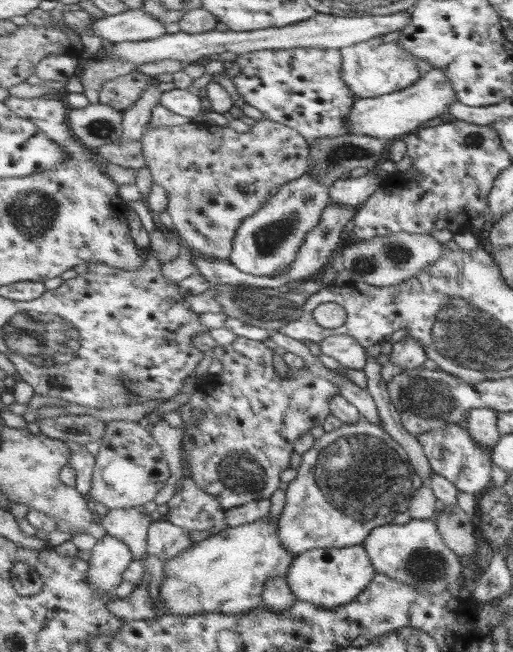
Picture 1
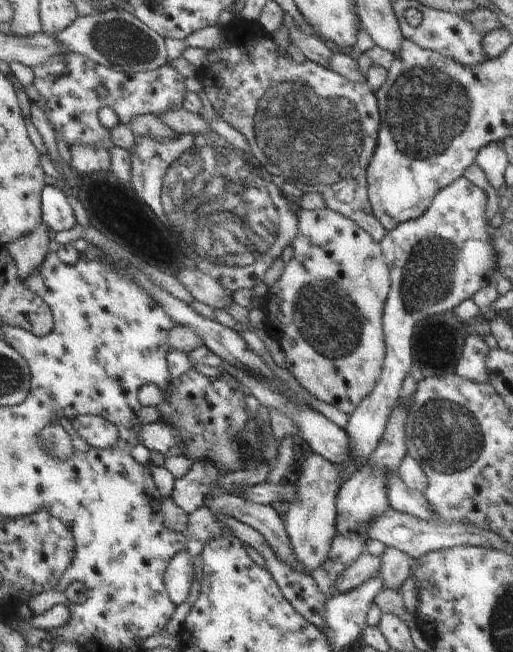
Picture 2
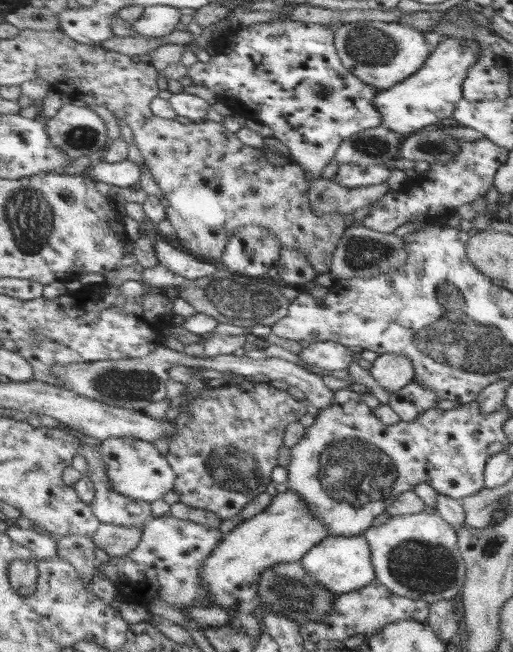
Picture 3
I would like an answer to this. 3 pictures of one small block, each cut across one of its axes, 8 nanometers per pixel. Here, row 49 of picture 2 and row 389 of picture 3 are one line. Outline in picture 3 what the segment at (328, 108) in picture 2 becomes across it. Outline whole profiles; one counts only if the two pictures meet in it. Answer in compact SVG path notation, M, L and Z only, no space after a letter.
M243 380L241 384L225 384L218 388L203 390L195 398L187 400L187 402L181 405L179 415L174 419L175 423L178 424L177 434L170 439L166 454L167 460L170 461L171 466L178 474L174 492L180 497L180 502L193 508L202 508L205 511L210 510L221 520L227 520L227 518L233 518L233 516L239 515L247 503L250 503L257 495L261 495L267 490L267 484L272 481L271 472L279 466L277 458L279 458L279 448L285 442L287 425L299 421L299 418L308 416L307 403L306 400L295 400L289 392L274 388L268 382L263 383L248 380Z

